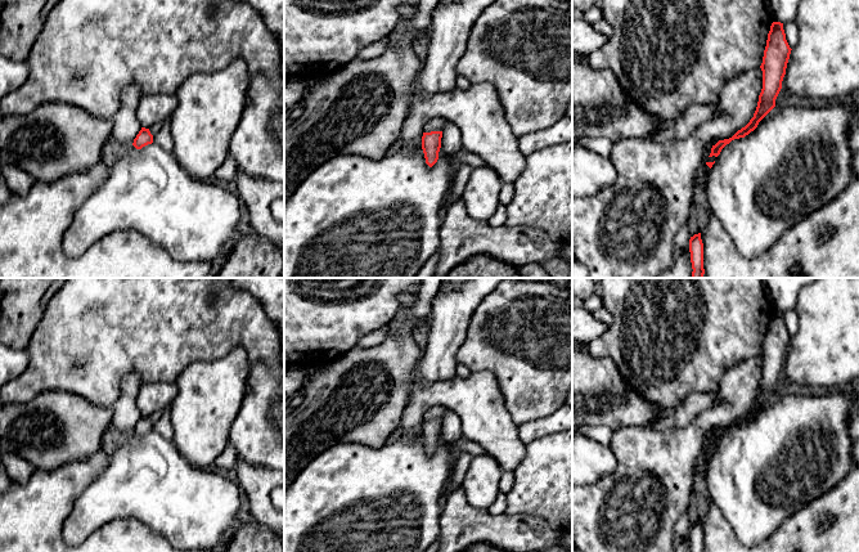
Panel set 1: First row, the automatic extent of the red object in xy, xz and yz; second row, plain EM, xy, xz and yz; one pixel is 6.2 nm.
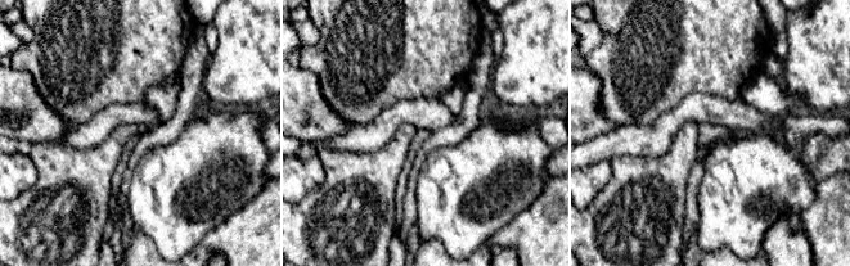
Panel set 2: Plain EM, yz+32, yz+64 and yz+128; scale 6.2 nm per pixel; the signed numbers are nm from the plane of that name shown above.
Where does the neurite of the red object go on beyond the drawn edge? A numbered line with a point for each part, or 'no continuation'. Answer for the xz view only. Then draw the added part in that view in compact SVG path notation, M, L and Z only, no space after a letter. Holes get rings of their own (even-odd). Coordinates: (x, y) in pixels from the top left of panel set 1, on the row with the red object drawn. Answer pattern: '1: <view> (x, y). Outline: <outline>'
no continuation

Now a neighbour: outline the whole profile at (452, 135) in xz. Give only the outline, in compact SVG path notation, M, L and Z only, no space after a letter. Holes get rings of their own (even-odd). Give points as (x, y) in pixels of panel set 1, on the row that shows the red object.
M446 122L446 126L442 131L441 148L449 156L459 152L463 148L462 131L455 124Z

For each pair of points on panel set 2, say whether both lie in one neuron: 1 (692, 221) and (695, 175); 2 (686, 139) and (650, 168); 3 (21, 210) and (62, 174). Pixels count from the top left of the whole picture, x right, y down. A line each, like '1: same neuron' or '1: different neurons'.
1: same neuron
2: same neuron
3: same neuron

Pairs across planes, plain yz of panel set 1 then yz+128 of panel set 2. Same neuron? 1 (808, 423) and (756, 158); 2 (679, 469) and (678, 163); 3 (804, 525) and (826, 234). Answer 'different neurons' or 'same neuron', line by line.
1: same neuron
2: same neuron
3: same neuron

